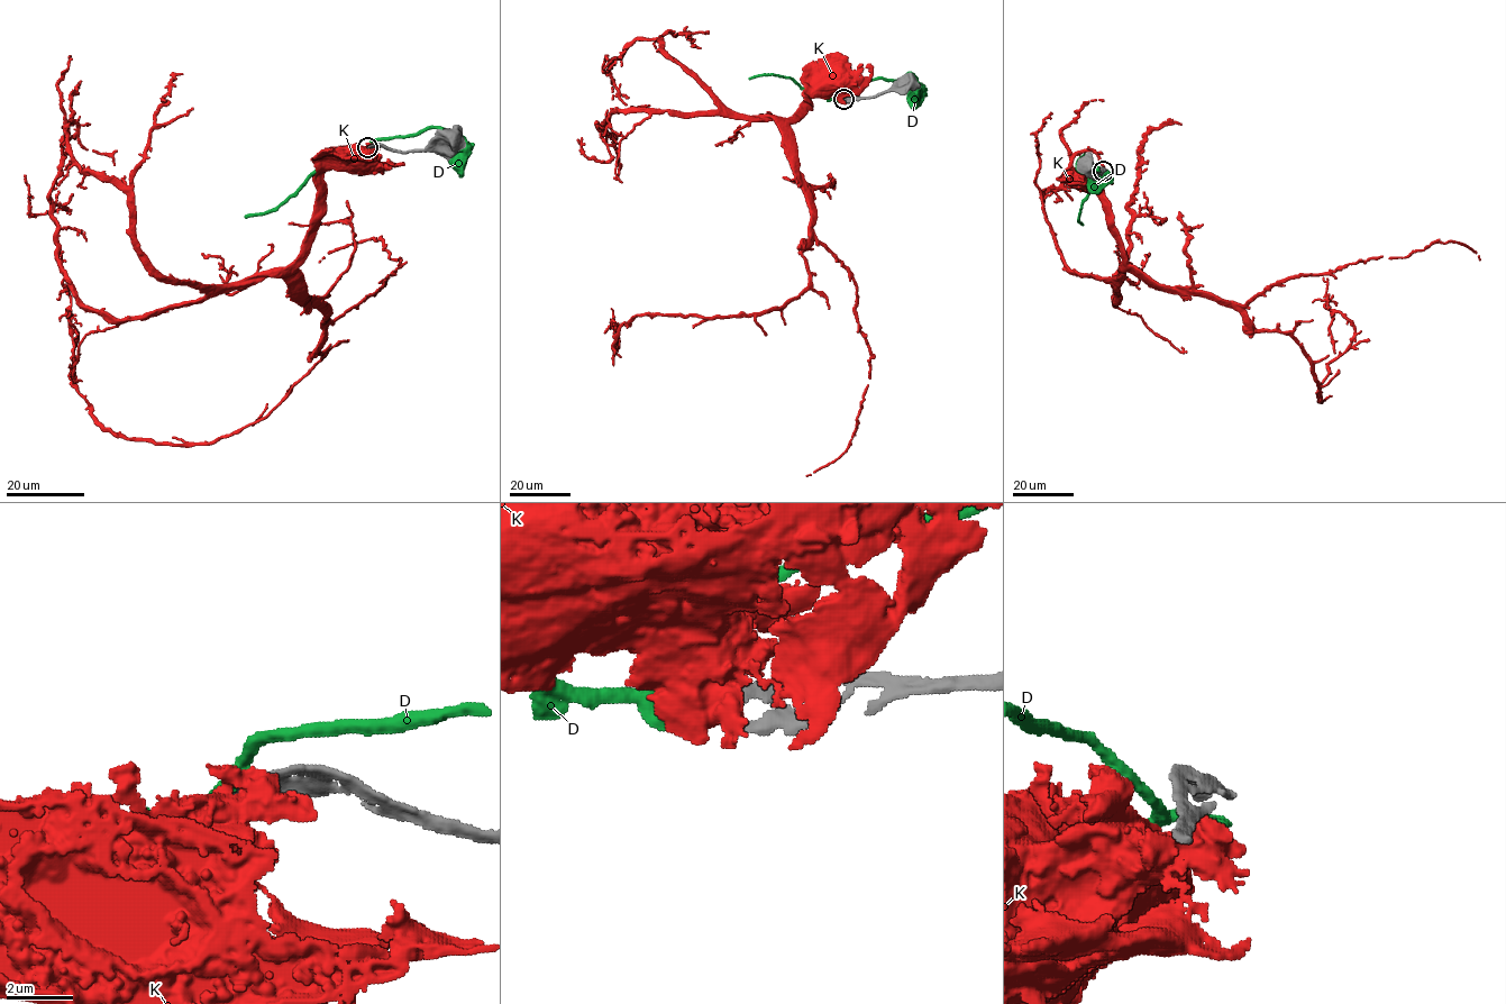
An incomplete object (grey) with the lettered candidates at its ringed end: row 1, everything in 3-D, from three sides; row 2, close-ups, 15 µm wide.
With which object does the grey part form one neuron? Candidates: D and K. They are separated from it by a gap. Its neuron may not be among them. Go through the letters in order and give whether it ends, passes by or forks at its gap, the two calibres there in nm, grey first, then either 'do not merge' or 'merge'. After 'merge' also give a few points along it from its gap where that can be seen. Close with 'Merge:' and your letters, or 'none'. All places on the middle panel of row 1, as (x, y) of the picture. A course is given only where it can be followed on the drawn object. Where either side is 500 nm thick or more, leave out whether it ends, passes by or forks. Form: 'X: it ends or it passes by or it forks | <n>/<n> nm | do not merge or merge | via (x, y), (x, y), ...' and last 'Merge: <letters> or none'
D: it passes by | 280/360 nm | do not merge
K: it passes by | 280/480 nm | do not merge
Merge: none

